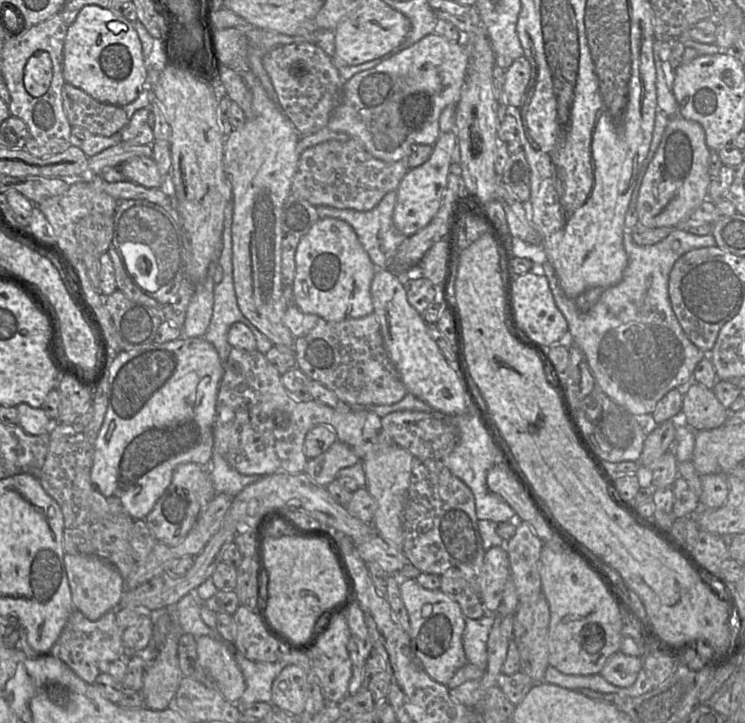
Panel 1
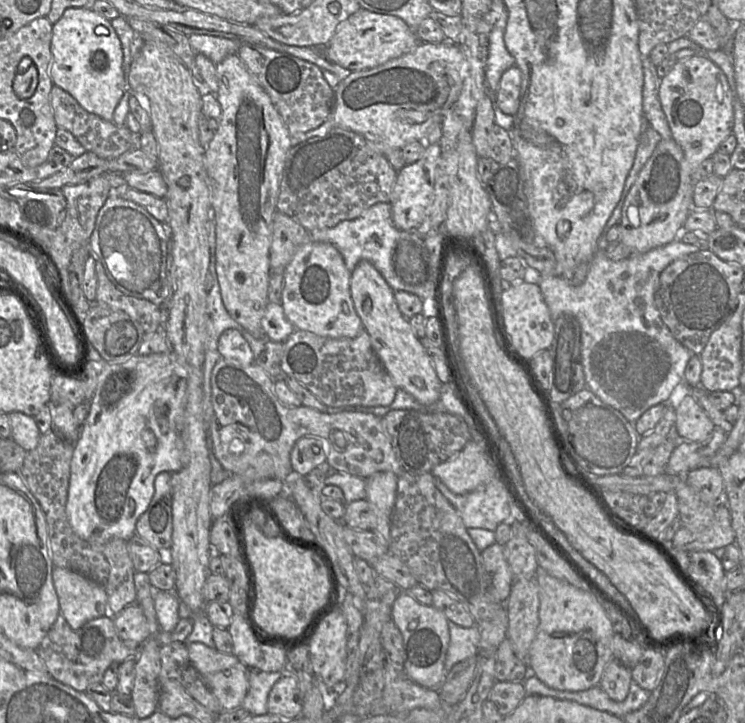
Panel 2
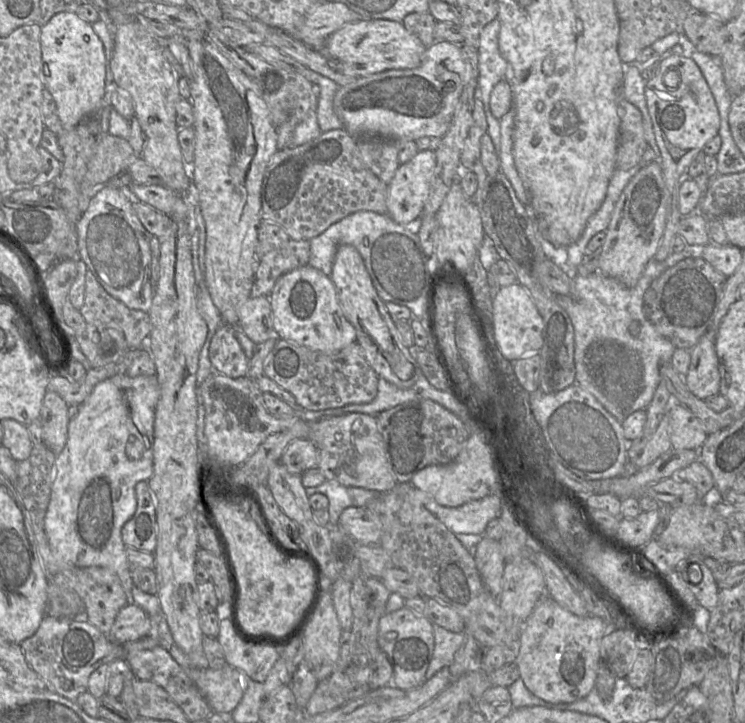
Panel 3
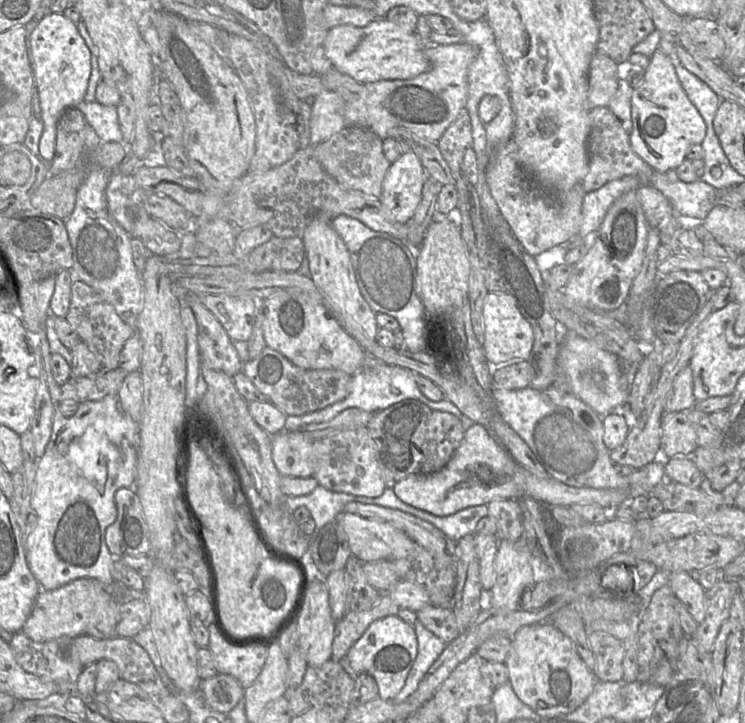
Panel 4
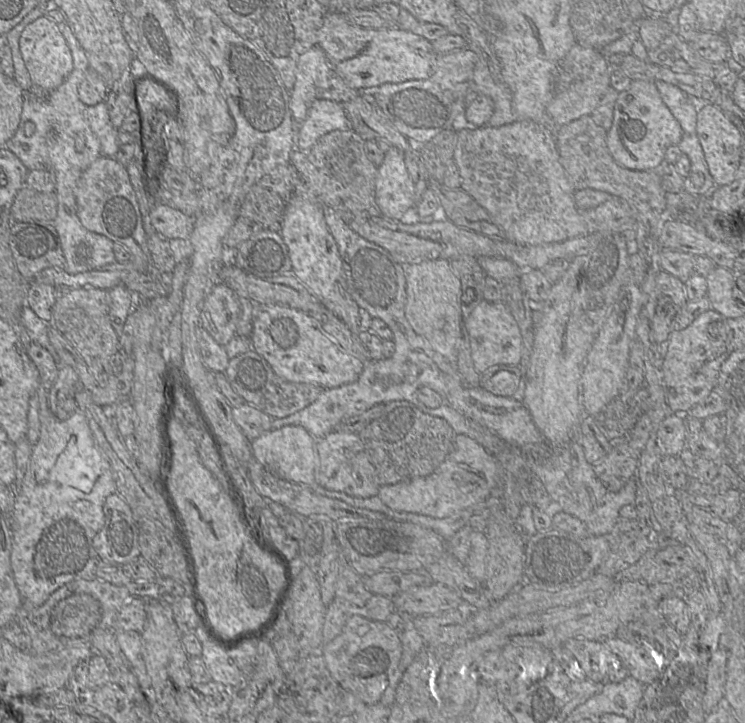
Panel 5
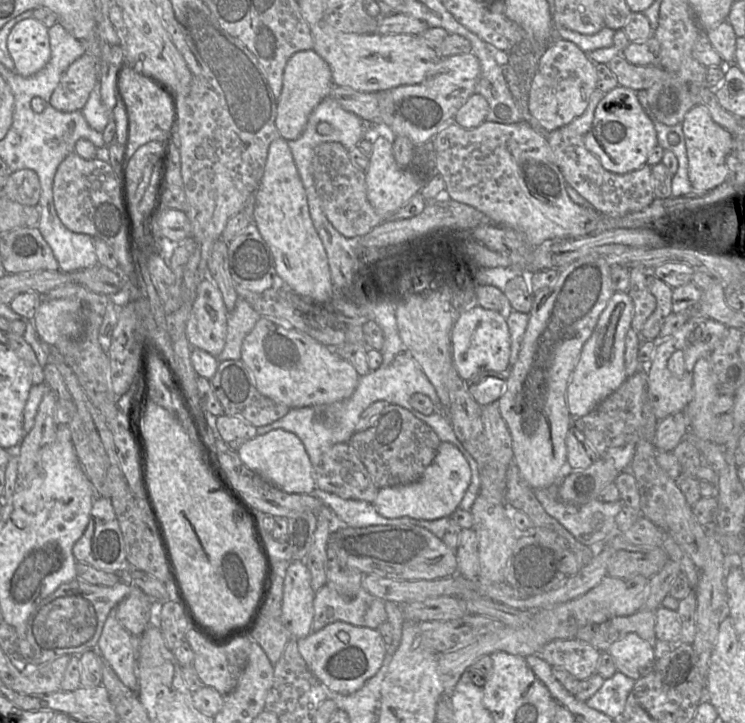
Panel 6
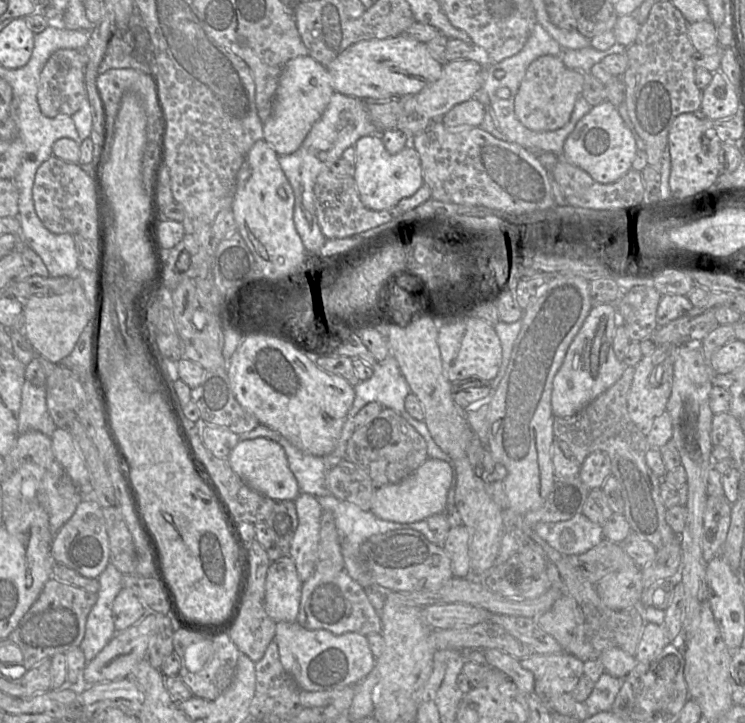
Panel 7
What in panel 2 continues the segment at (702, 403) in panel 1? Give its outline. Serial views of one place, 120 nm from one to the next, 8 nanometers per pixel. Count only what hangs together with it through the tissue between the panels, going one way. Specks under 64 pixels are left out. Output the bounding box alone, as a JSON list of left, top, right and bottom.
[674,395,716,441]

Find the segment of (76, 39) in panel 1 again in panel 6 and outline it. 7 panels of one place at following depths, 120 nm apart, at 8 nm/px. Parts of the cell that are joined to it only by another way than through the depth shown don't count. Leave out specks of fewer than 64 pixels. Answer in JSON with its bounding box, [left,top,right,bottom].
[7,18,50,77]

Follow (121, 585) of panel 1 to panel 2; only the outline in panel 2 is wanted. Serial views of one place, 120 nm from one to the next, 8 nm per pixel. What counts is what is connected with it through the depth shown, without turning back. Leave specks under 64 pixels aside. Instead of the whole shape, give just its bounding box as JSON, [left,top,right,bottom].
[52,567,107,629]

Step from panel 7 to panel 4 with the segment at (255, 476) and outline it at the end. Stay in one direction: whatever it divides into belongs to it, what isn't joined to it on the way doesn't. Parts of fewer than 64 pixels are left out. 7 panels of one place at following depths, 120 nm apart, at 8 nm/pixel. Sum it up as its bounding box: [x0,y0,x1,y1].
[272,431,315,478]

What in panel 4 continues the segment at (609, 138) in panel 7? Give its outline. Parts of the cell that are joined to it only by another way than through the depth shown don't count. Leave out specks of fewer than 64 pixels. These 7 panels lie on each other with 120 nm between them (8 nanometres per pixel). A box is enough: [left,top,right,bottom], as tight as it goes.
[628,50,706,173]

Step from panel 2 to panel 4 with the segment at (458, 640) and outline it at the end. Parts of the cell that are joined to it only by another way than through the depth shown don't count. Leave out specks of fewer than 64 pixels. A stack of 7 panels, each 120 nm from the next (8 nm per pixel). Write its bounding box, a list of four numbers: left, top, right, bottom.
[393,621,446,702]

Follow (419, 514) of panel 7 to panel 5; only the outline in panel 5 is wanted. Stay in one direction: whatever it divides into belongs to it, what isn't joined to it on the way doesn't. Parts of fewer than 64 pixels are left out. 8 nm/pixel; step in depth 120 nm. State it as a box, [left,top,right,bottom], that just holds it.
[378,435,499,519]

